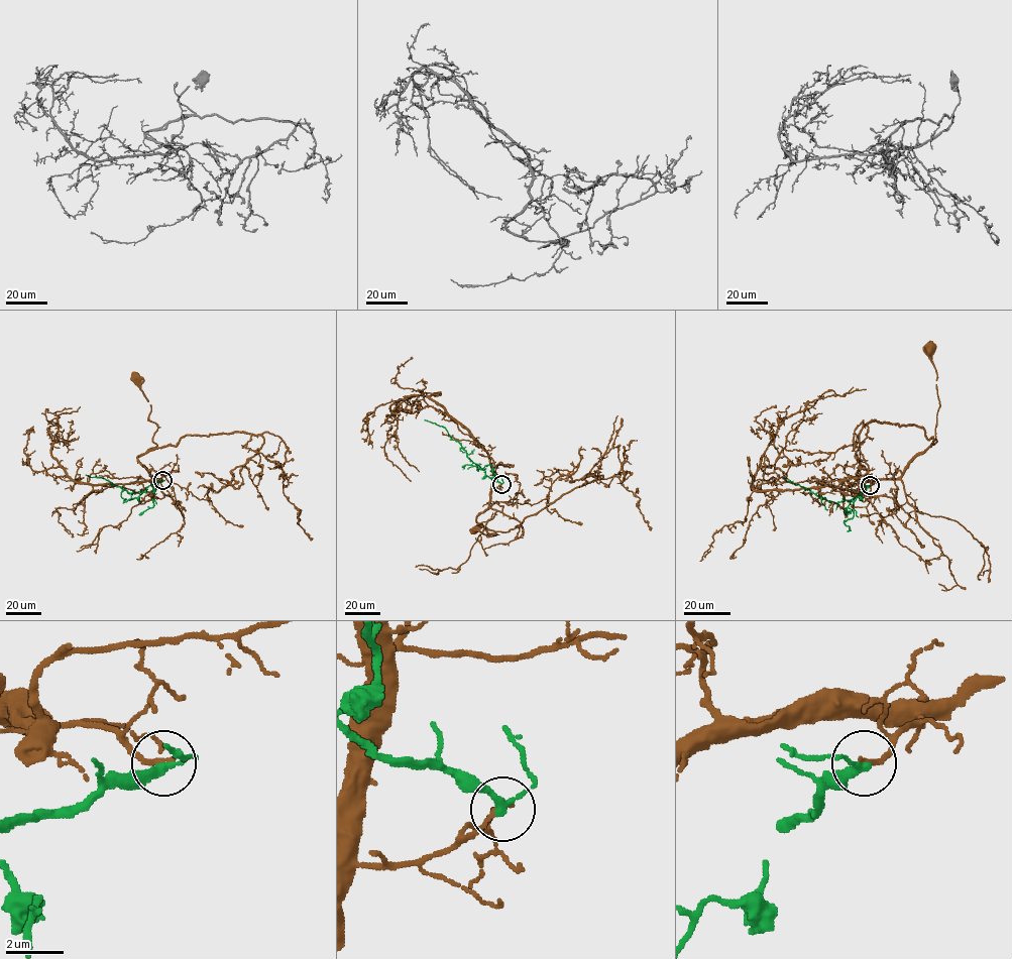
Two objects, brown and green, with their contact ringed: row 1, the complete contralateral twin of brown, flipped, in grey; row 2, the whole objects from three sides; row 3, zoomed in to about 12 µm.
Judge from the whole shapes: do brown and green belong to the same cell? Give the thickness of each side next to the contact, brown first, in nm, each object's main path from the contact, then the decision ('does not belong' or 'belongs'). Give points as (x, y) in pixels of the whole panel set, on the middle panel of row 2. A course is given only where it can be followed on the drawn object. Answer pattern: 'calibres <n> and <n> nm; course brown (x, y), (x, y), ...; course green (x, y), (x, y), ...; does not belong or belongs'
calibres 180 and 240 nm; course brown (500, 484), (492, 487), (489, 505), (476, 518), (487, 532), (497, 534), (487, 535), (490, 534), (476, 529); course green (501, 484), (493, 481), (473, 463), (444, 427), (425, 420); does not belong

